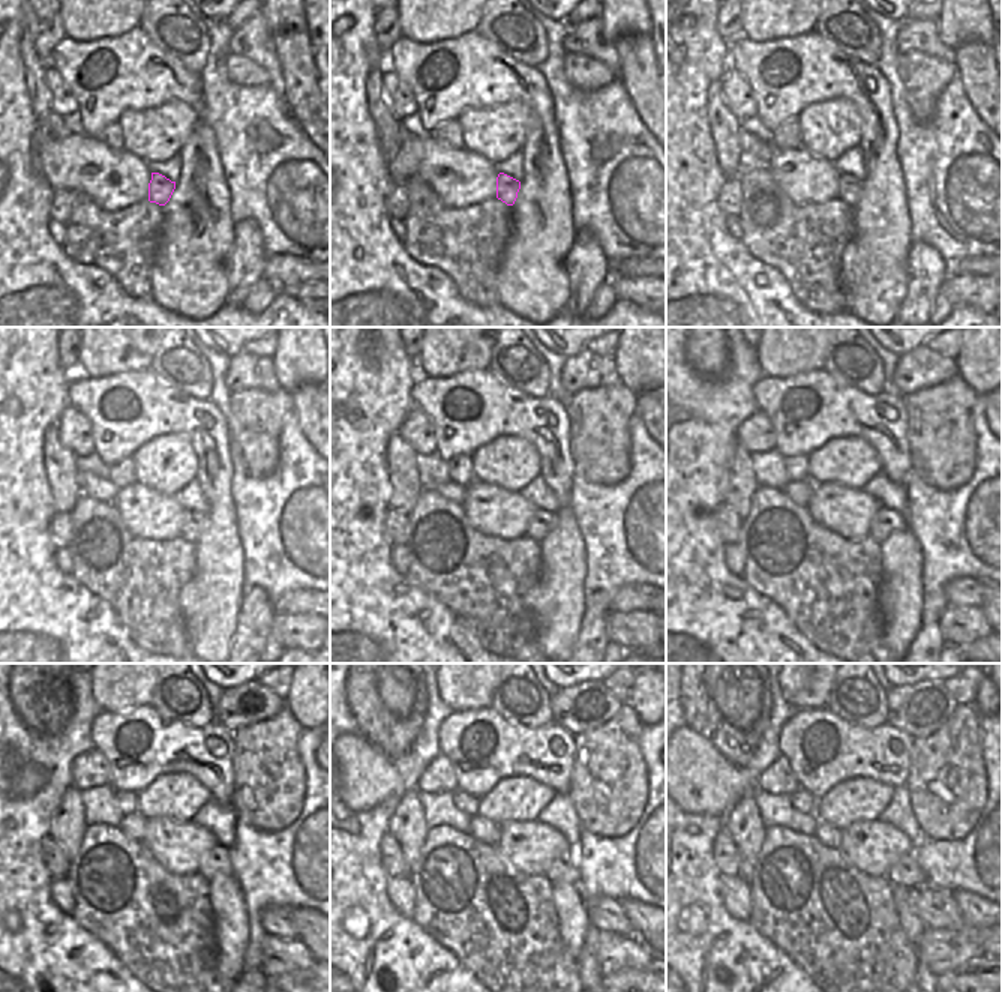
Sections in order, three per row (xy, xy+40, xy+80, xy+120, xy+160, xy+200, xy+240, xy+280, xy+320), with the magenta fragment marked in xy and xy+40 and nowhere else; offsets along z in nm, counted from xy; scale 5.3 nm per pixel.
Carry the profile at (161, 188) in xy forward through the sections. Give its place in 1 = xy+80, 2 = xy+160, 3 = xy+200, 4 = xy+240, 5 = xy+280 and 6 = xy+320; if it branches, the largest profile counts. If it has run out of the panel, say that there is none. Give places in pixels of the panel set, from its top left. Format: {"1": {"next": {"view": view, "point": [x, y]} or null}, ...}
{"1": {"next": {"view": "xy+80", "point": [849, 188]}}, "2": {"next": {"view": "xy+160", "point": [542, 523]}}, "3": {"next": {"view": "xy+200", "point": [885, 521]}}, "4": {"next": {"view": "xy+240", "point": [216, 862]}}, "5": {"next": {"view": "xy+280", "point": [563, 869]}}, "6": {"next": {"view": "xy+320", "point": [905, 872]}}}

